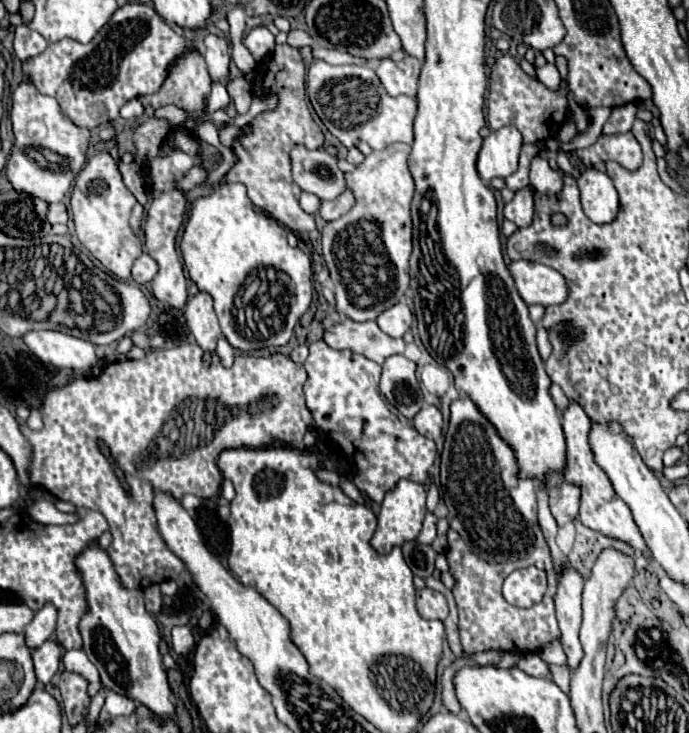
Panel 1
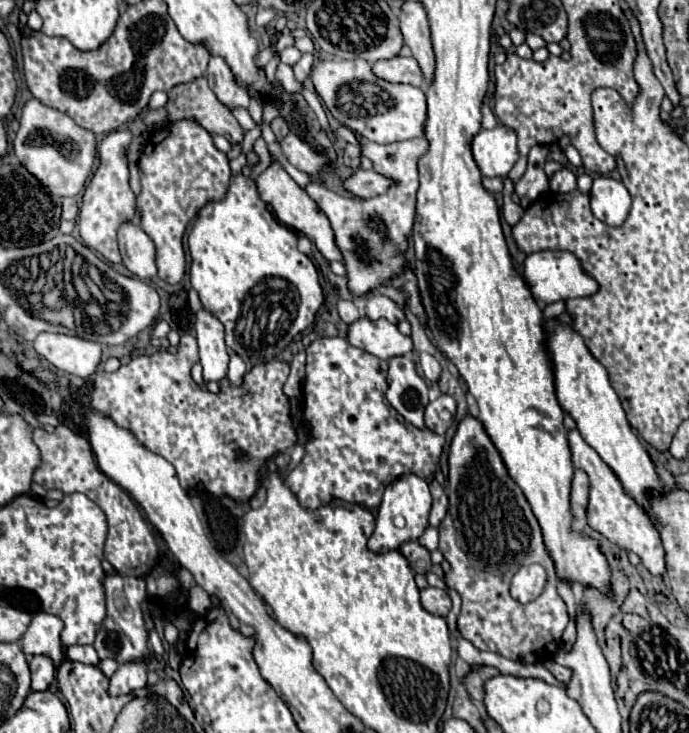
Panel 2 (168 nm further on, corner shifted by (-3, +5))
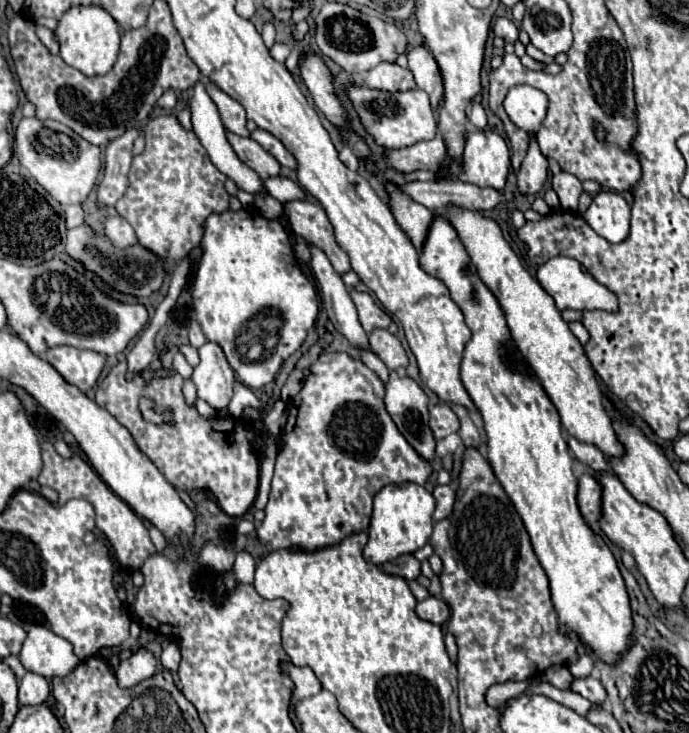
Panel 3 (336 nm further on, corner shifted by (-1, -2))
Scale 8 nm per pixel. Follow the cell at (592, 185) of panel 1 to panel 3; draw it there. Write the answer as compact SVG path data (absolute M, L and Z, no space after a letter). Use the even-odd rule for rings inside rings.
M599 192L591 206L579 214L605 240L619 244L629 236L631 208L619 192Z

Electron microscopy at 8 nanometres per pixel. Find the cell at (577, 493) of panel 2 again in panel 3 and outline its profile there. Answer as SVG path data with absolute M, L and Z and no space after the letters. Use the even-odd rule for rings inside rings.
M583 474L579 478L577 500L579 500L579 508L581 508L583 518L591 526L595 526L601 518L601 492L603 492L601 484L593 474Z

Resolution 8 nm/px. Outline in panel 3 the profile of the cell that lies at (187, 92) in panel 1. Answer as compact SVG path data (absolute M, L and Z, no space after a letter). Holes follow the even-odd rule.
M227 132L227 138L233 146L233 150L237 152L237 156L247 162L247 166L251 166L261 178L271 178L271 176L279 176L279 162L265 152L253 138L239 138L237 134Z

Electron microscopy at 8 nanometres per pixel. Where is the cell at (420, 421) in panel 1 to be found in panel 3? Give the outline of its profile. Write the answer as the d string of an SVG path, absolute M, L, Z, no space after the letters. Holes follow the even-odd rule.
M439 402L437 406L431 408L431 420L429 420L429 426L435 434L437 440L453 434L459 430L459 420L455 416L455 412L449 408L449 404L445 402Z

